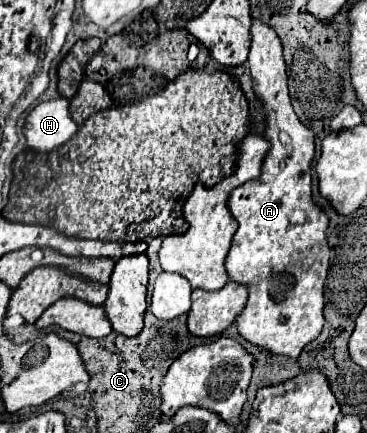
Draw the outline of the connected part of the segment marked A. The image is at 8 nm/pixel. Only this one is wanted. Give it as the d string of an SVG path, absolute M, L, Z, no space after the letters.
M253 20L253 26L251 26L251 46L249 46L247 64L253 78L255 98L261 102L261 108L265 114L263 136L267 138L271 146L267 156L263 158L261 176L241 184L227 198L229 212L237 220L239 228L233 236L233 244L225 260L225 270L233 282L243 284L249 290L247 304L241 310L241 314L235 318L237 332L247 342L261 346L269 354L297 358L301 350L305 348L305 344L313 342L319 336L323 328L323 320L325 320L323 318L323 306L325 306L323 286L327 280L327 270L329 270L329 248L327 248L325 232L329 226L329 218L311 200L311 162L315 156L315 142L313 142L313 132L305 128L293 112L289 90L287 90L287 72L285 72L281 42L269 26L257 20Z

